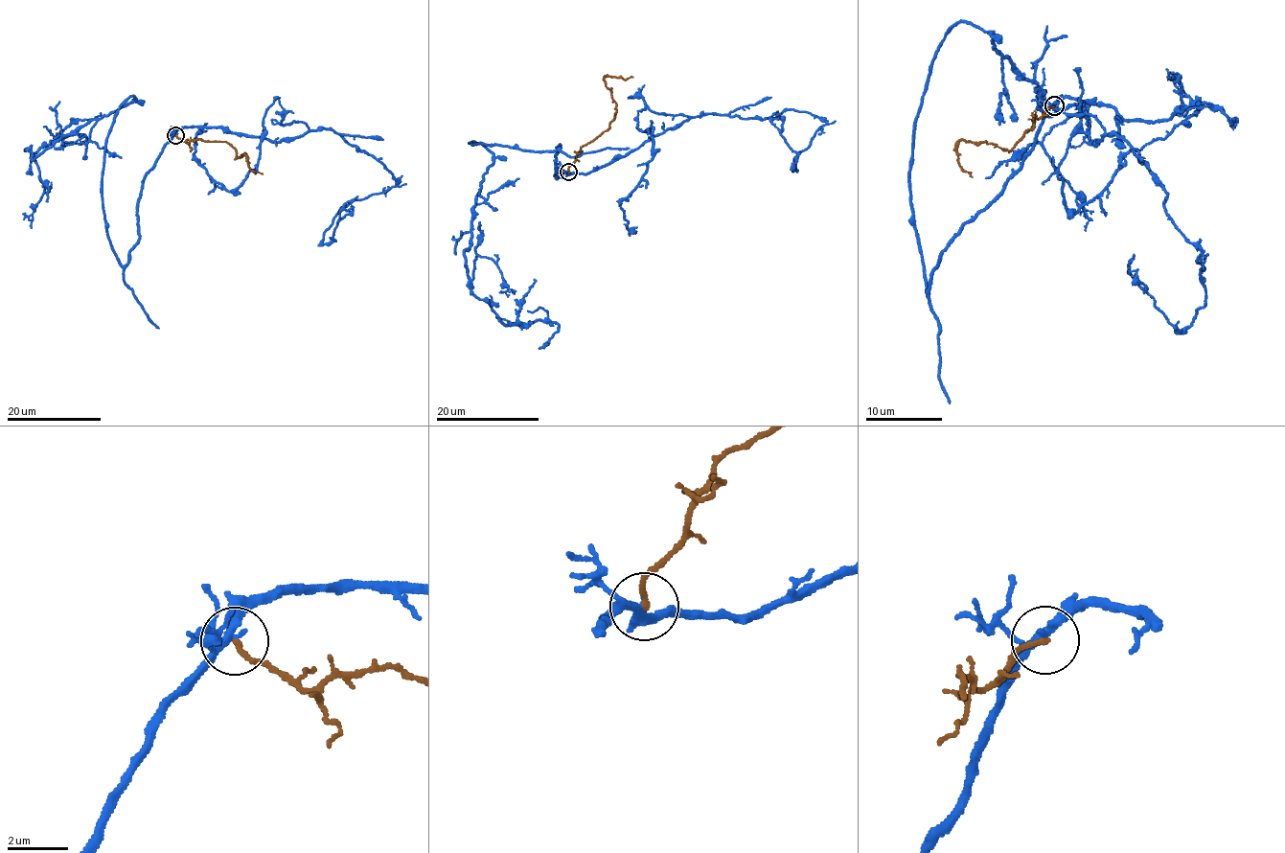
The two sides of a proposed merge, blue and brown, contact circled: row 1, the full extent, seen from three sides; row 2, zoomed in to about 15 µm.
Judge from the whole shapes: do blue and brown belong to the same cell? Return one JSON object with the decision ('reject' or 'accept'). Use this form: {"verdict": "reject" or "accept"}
{"verdict": "reject"}

